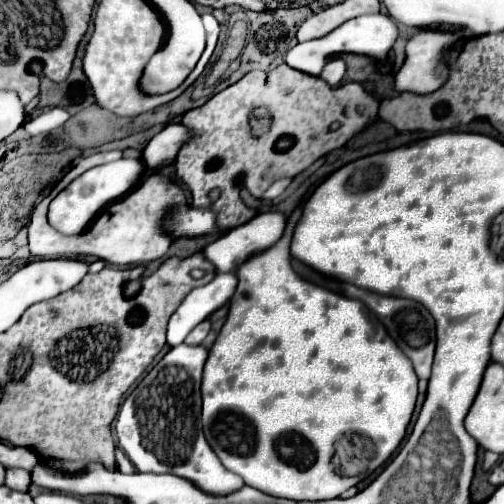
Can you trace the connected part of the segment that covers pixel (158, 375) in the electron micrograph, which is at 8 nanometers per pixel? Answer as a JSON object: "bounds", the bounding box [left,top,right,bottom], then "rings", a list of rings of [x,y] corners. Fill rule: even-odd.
{"bounds":[115,343,245,495],"rings":[[[181,343],[173,347],[123,401],[115,431],[119,447],[125,451],[139,473],[179,475],[187,481],[195,481],[195,485],[209,495],[229,495],[241,489],[245,483],[239,475],[223,467],[219,457],[205,441],[201,429],[199,385],[205,359],[207,349],[201,345],[191,347]]]}

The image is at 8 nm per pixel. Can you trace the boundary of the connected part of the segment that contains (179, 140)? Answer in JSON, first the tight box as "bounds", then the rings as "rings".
{"bounds":[143,123,191,169],"rings":[[[177,123],[167,125],[161,133],[157,133],[147,143],[147,147],[143,151],[143,159],[151,169],[161,167],[161,165],[169,165],[177,157],[181,145],[189,139],[191,139],[191,131],[185,129],[183,125],[177,125]]]}

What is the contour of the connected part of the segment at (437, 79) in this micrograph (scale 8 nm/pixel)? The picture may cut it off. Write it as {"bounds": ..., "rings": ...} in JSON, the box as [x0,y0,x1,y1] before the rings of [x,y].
{"bounds":[395,31,455,93],"rings":[[[421,31],[411,37],[407,43],[407,59],[395,75],[395,89],[413,93],[439,89],[447,81],[445,53],[453,43],[455,37],[443,31]]]}

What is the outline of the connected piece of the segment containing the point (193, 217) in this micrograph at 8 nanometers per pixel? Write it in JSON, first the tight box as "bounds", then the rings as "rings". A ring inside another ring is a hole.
{"bounds":[167,205,217,237],"rings":[[[189,205],[183,207],[183,211],[175,211],[171,215],[167,229],[173,233],[173,237],[195,237],[217,231],[215,215],[209,209],[193,209]]]}

